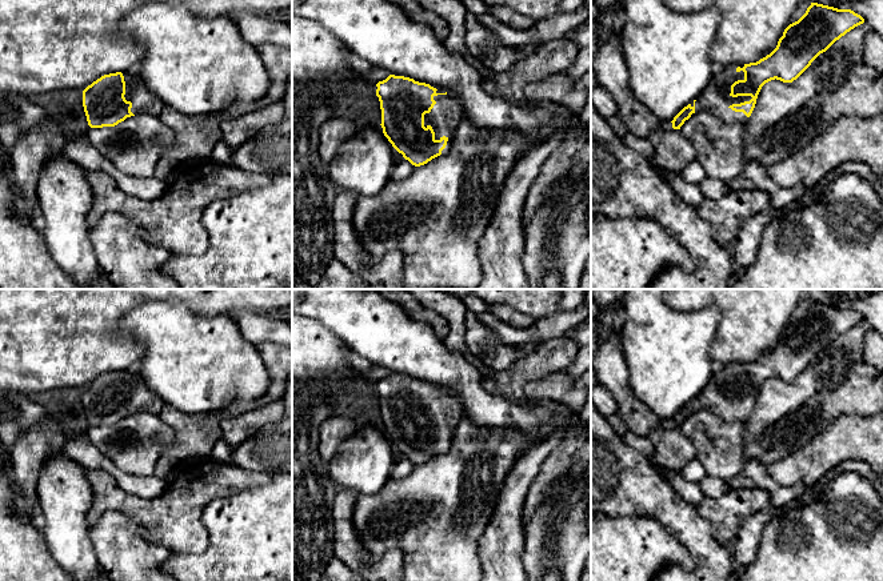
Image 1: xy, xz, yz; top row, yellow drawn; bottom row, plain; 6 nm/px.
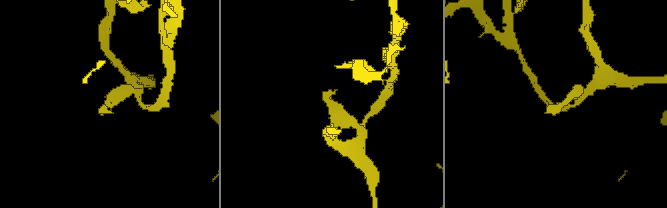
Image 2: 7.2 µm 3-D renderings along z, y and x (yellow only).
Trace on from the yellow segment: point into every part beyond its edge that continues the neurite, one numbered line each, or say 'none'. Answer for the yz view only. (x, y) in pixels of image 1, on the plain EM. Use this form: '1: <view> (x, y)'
1: yz (715, 397)

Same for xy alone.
1: xy (143, 400)

